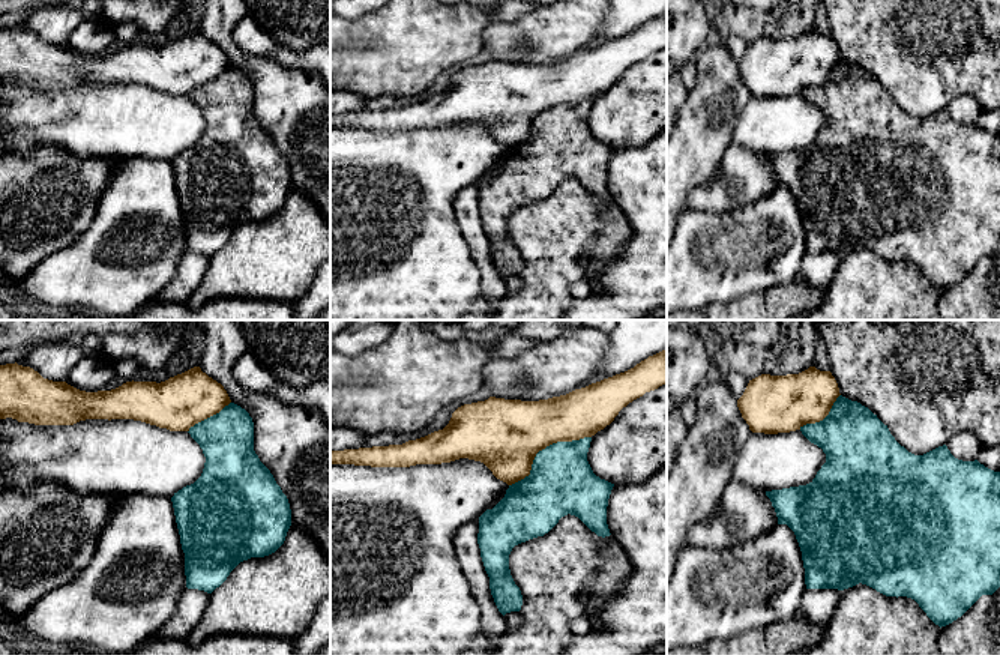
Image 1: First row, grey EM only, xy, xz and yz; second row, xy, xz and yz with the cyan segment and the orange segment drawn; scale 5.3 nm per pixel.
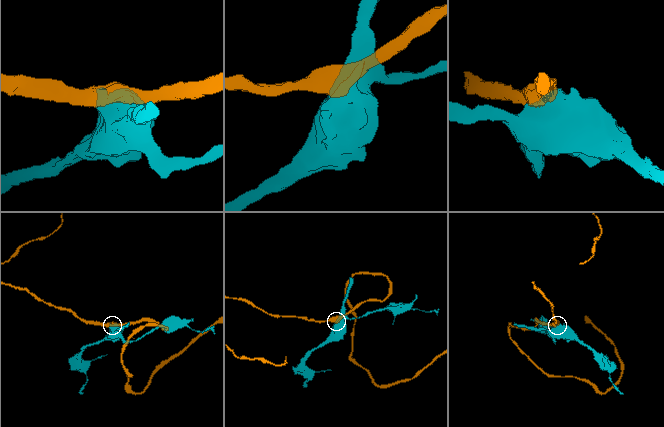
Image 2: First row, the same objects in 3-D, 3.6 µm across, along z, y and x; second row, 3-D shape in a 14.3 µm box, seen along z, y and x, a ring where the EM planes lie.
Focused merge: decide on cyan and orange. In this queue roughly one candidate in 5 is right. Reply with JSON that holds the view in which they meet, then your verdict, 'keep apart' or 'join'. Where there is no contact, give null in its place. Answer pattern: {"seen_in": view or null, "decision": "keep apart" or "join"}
{"seen_in": "xz", "decision": "keep apart"}

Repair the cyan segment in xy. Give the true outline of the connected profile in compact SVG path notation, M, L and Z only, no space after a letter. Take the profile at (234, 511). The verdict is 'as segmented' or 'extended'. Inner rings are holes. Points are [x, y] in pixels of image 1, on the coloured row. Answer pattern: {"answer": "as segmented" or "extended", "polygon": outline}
{"answer": "as segmented", "polygon": "M230 403L188 431L206 457L201 476L171 497L185 553L186 587L212 593L243 560L275 553L291 526L287 496L254 451L254 422Z"}

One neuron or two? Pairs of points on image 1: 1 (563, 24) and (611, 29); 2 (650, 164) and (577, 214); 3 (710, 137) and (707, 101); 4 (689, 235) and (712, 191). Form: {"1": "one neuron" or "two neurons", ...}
{"1": "two neurons", "2": "two neurons", "3": "one neuron", "4": "two neurons"}

